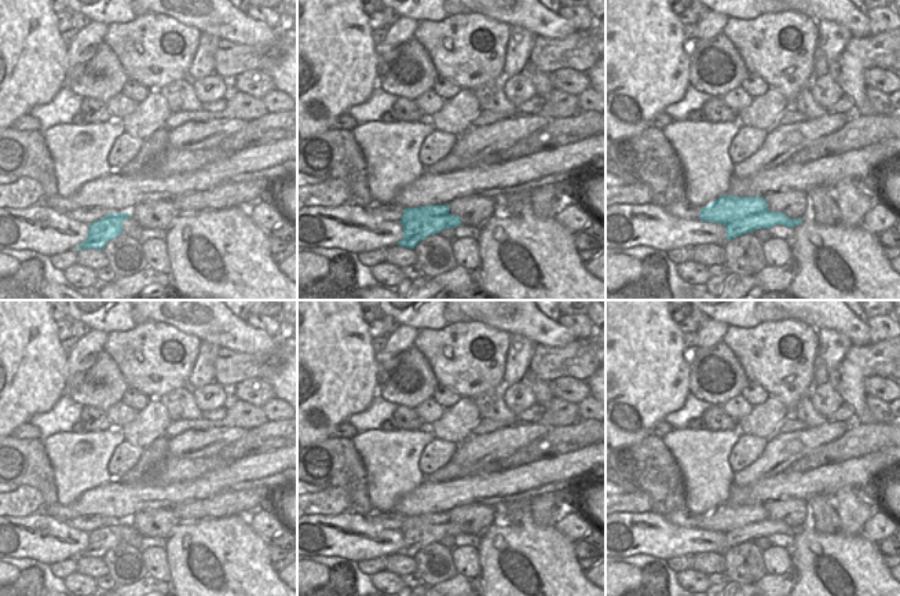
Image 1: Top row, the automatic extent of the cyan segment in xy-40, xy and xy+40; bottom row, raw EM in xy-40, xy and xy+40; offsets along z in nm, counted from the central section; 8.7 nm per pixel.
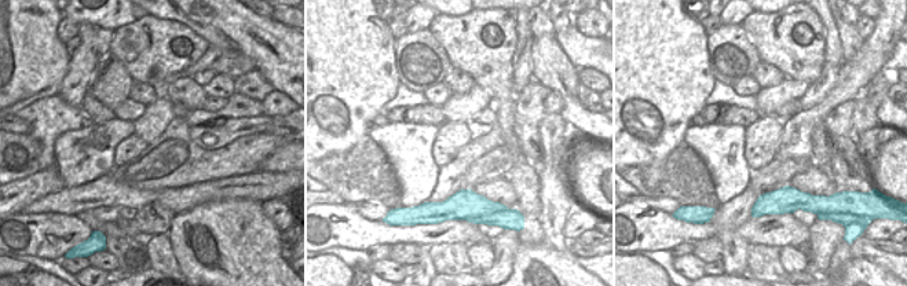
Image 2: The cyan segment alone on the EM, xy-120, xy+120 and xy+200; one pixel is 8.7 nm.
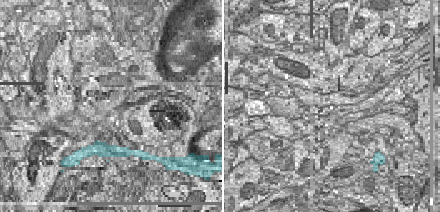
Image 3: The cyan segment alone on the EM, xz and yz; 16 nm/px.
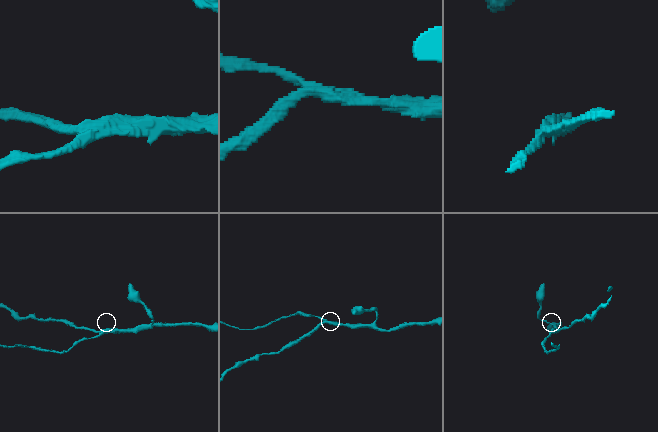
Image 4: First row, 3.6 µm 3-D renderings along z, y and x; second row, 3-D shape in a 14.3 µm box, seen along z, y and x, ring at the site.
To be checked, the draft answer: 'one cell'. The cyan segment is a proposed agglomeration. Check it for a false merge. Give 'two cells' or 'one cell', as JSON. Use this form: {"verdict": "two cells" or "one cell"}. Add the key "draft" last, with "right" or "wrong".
{"verdict": "two cells", "draft": "wrong"}

